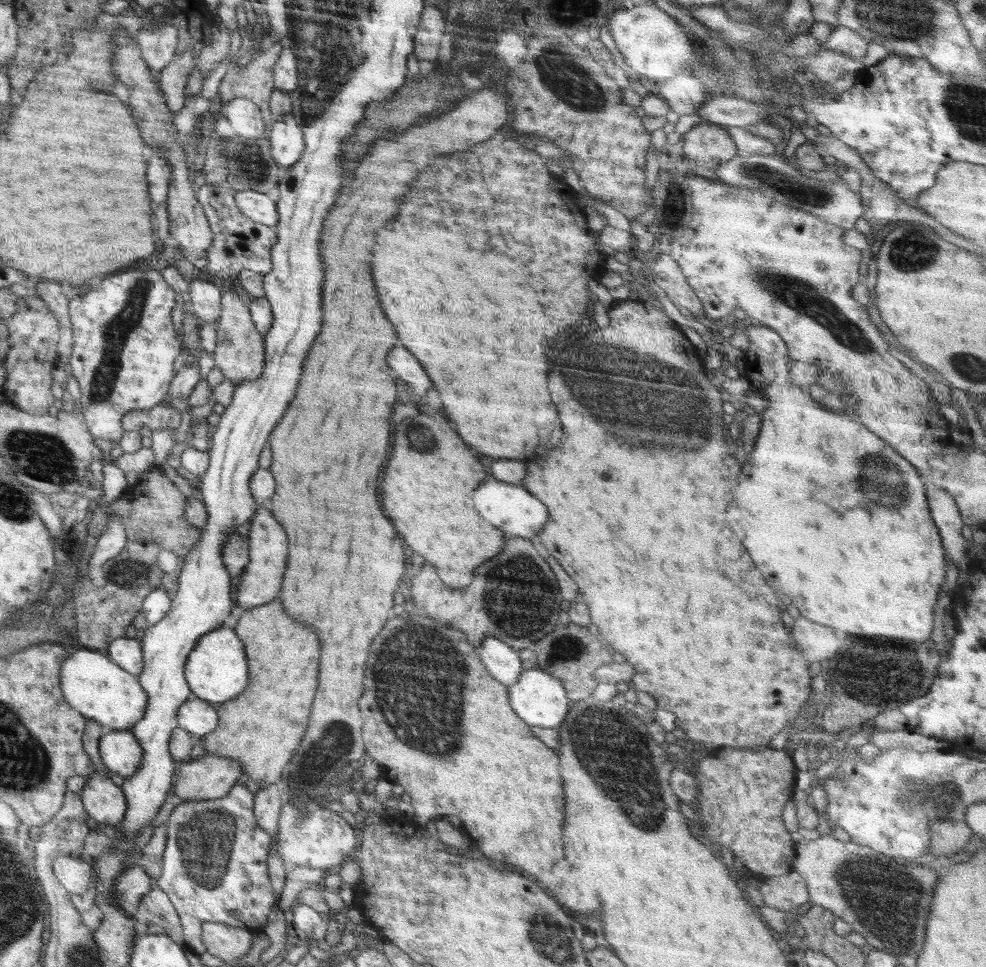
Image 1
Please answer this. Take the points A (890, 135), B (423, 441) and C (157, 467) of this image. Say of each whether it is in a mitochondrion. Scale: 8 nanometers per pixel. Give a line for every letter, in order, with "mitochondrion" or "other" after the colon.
A: other
B: mitochondrion
C: other

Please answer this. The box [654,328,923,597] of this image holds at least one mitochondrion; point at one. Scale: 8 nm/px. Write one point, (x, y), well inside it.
(880, 481)

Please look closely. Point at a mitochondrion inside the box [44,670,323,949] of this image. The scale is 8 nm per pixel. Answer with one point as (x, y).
(206, 840)

